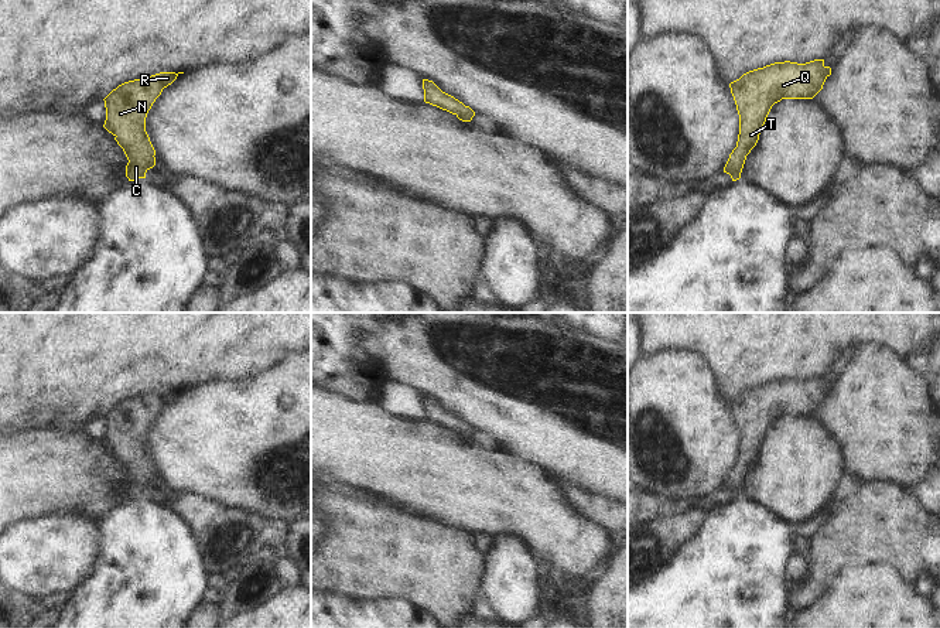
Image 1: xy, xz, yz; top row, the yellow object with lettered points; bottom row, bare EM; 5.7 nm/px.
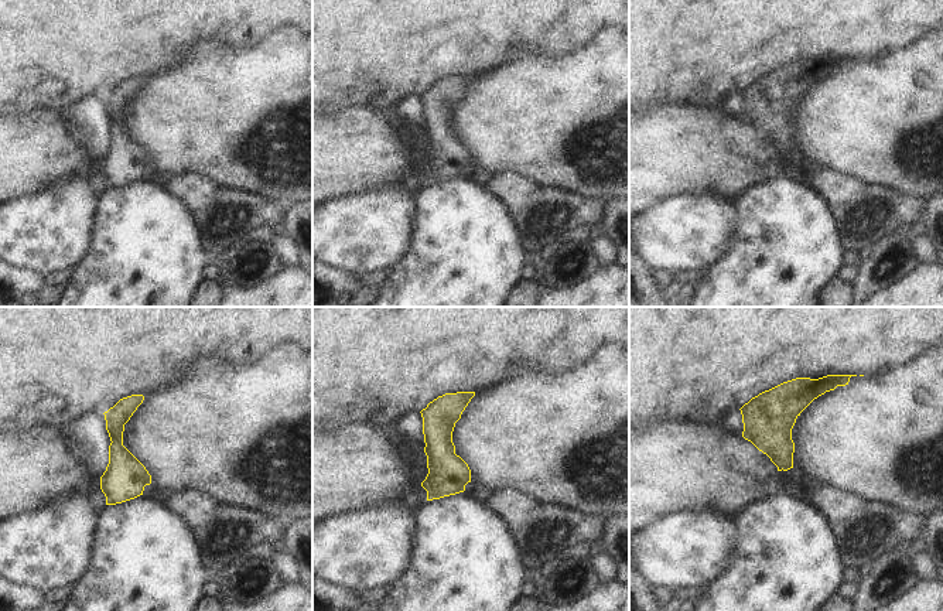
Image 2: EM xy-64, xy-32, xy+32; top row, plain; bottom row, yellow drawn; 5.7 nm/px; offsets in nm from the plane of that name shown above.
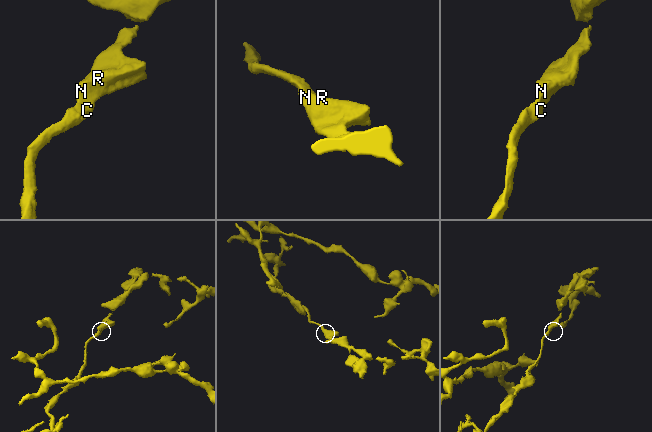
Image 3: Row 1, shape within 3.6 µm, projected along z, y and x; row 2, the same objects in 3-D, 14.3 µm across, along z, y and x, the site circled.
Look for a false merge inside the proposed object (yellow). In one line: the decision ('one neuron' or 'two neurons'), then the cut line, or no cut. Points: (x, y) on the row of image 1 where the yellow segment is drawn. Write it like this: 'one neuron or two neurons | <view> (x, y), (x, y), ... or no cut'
one neuron | no cut

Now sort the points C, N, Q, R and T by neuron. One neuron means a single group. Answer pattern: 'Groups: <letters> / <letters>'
Groups: C N Q R T.

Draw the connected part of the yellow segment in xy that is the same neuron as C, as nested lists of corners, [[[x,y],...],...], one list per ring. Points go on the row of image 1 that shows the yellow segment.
[[[160,72],[151,76],[129,81],[119,85],[103,99],[106,107],[103,127],[114,136],[114,140],[123,149],[129,160],[126,165],[126,177],[129,181],[146,178],[146,173],[155,165],[155,150],[146,132],[146,117],[163,89],[171,85],[180,74],[184,72]]]

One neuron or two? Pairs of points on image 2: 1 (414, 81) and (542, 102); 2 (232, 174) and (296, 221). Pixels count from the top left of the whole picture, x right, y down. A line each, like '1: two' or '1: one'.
1: two
2: two

